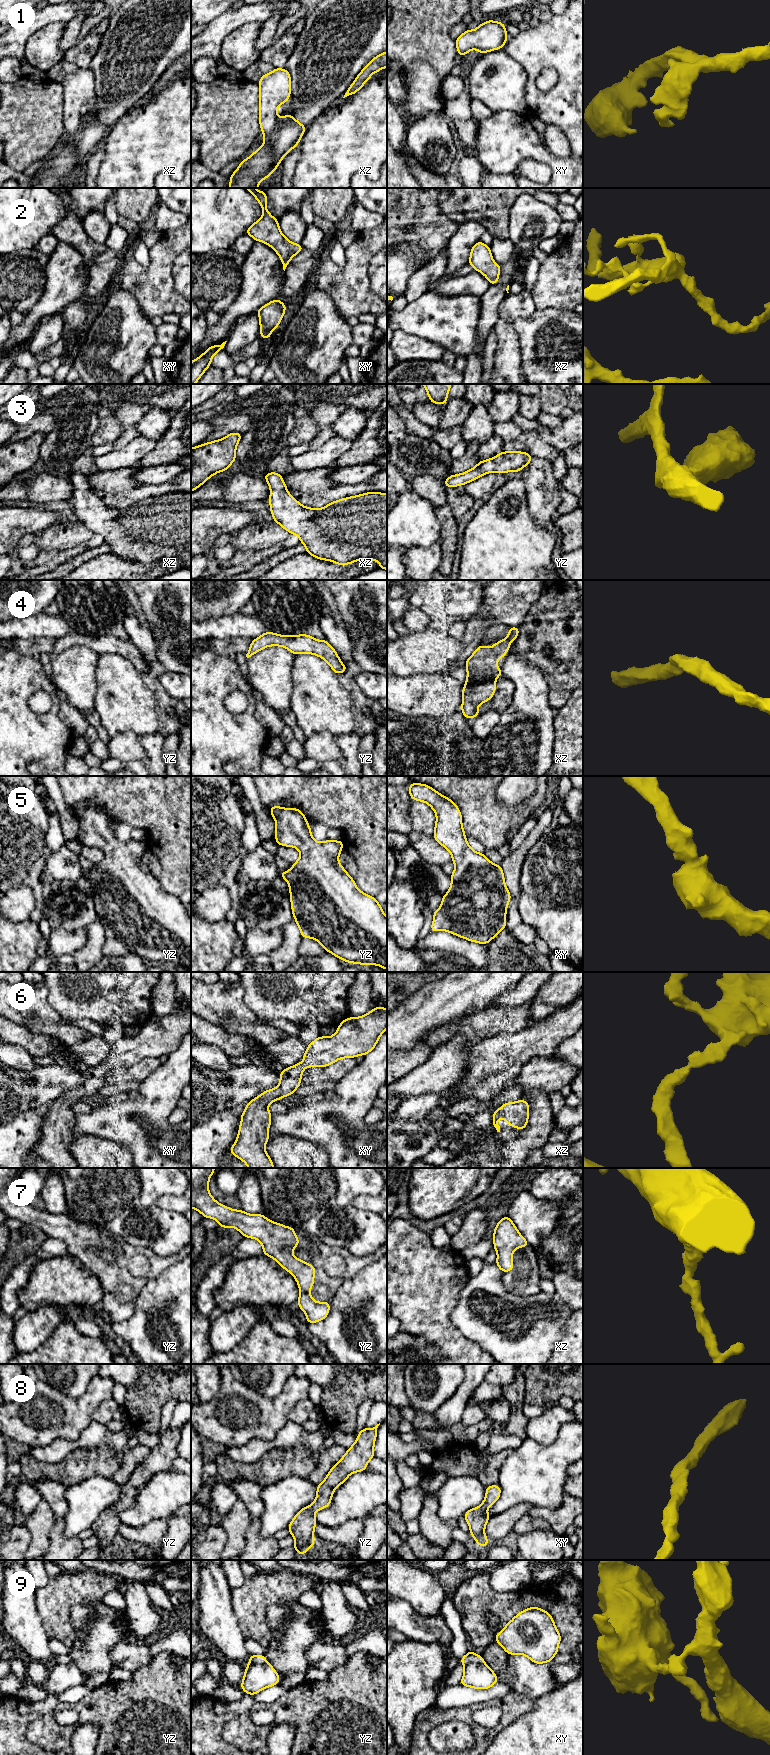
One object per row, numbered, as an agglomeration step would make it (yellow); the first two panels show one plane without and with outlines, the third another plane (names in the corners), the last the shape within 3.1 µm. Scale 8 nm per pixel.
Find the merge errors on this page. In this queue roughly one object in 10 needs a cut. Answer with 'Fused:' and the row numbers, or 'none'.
Fused: 9

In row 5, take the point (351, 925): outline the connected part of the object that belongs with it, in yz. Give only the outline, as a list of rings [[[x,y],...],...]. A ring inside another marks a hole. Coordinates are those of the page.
[[[271,806],[270,814],[276,823],[276,843],[295,847],[301,855],[292,868],[279,872],[279,876],[289,885],[292,914],[302,938],[315,939],[325,951],[349,964],[378,965],[387,970],[387,917],[375,897],[359,890],[339,863],[342,839],[317,842],[298,808]]]

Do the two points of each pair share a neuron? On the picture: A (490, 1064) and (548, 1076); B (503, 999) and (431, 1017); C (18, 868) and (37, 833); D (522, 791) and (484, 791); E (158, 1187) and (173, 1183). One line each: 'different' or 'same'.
A: different
B: different
C: same
D: different
E: same

